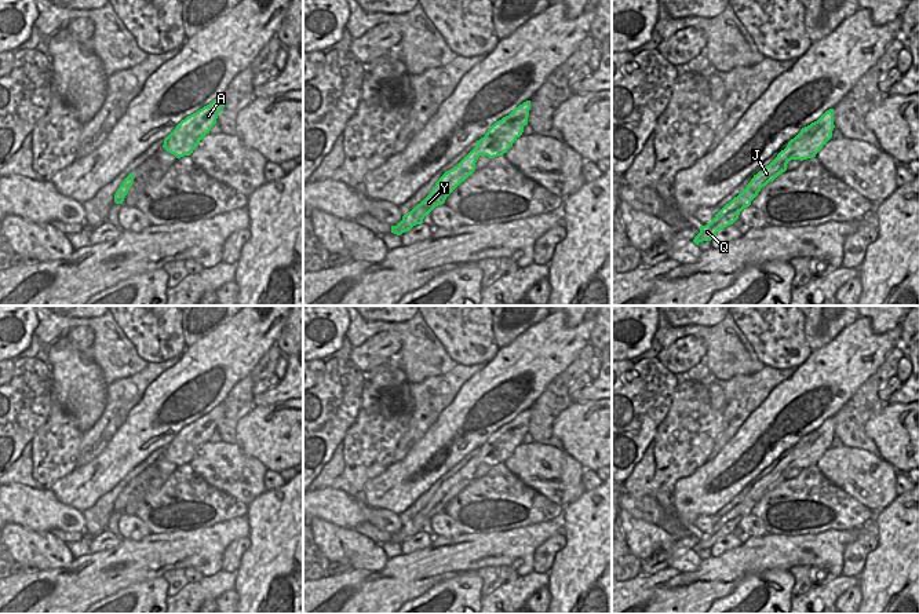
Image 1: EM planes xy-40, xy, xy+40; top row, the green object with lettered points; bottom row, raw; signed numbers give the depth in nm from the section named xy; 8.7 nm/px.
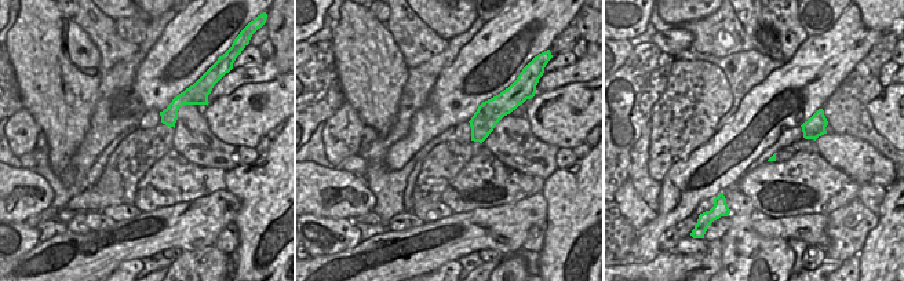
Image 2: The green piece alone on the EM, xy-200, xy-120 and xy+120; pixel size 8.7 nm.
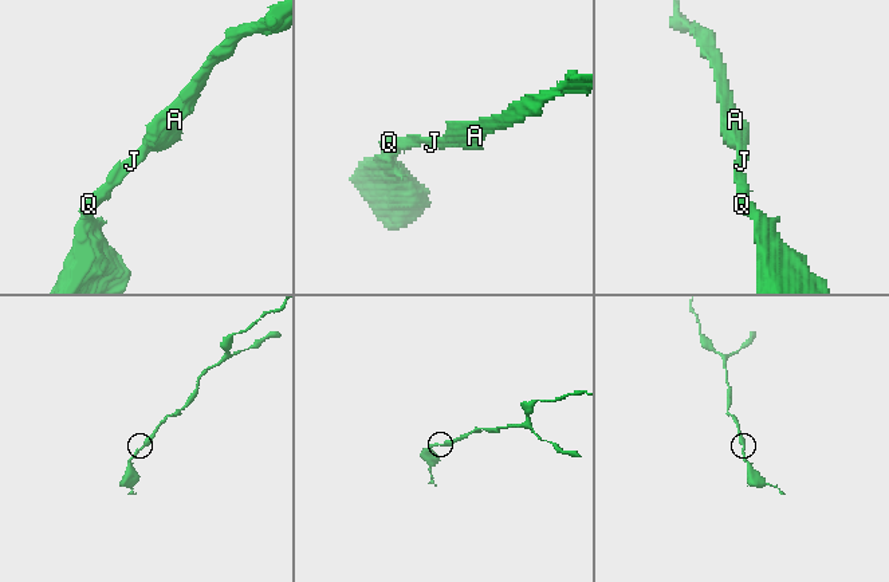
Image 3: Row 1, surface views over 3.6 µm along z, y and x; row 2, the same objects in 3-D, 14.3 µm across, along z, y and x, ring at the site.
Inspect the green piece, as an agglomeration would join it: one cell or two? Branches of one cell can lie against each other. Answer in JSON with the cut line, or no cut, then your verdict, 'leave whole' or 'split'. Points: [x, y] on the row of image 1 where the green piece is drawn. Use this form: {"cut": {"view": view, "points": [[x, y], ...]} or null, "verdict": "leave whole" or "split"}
{"cut": null, "verdict": "leave whole"}

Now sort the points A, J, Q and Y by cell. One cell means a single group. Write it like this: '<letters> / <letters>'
A J Q Y

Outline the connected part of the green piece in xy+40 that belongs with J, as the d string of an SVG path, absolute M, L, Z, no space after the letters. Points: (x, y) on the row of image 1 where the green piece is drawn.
M834 109L827 110L817 121L802 128L769 165L754 175L743 193L726 204L708 224L700 226L700 233L693 242L699 245L703 241L711 241L718 231L733 224L739 219L740 212L751 205L761 189L787 171L787 164L791 160L803 161L816 157L832 138L834 128Z

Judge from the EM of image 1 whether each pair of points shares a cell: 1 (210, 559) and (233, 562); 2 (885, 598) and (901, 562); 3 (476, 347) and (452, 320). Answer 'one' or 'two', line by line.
1: two
2: one
3: one

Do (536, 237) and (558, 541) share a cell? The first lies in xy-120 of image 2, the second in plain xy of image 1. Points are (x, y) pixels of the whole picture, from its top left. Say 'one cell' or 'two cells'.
one cell

